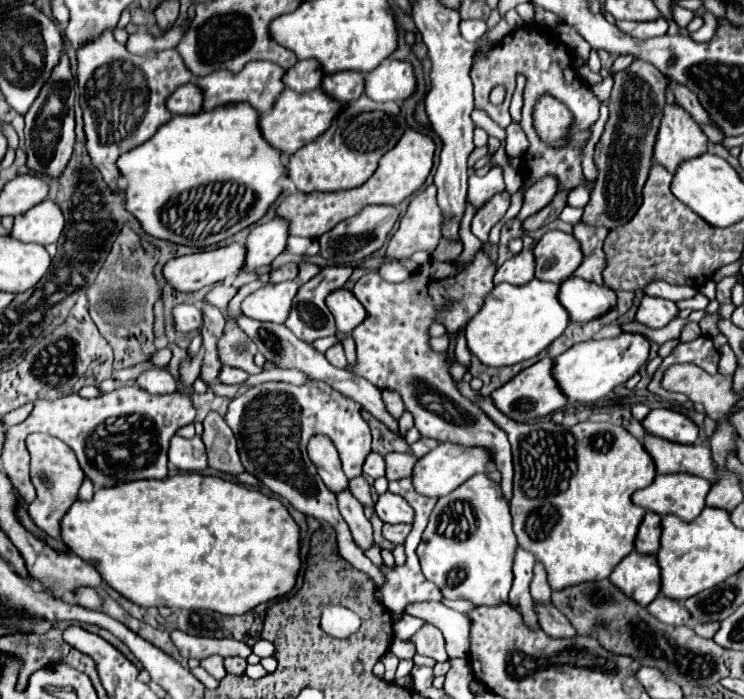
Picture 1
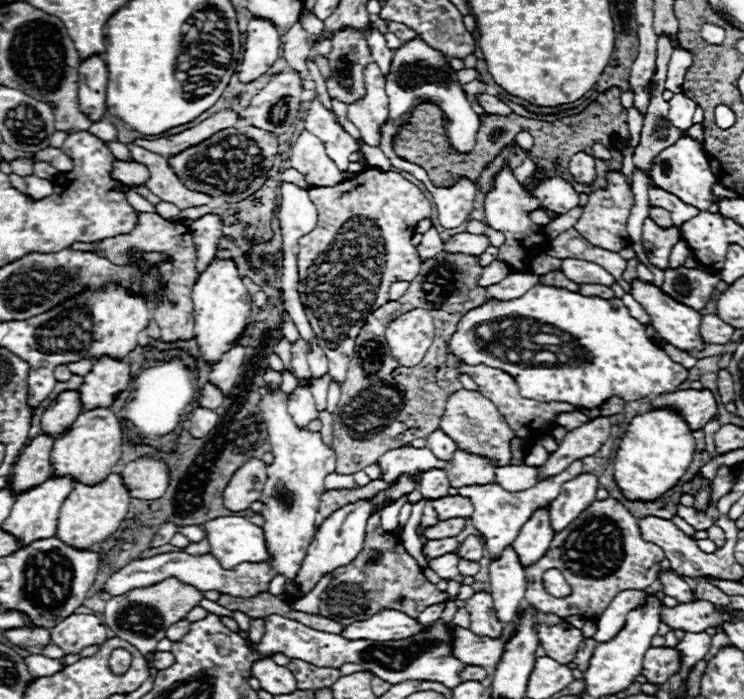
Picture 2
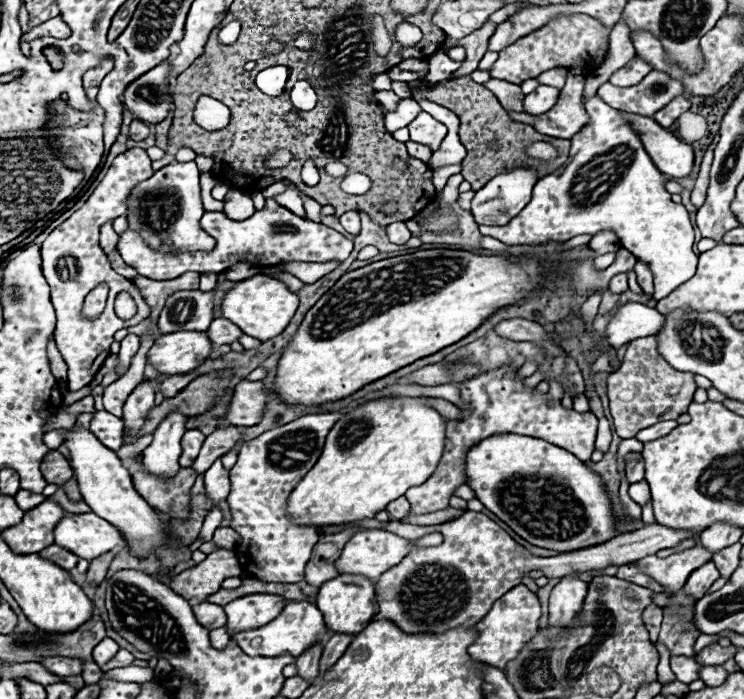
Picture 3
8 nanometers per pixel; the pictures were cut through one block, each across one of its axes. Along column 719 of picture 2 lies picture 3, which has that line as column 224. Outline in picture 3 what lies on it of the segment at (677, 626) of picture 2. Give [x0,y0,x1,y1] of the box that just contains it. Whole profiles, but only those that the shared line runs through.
[192,602,226,630]

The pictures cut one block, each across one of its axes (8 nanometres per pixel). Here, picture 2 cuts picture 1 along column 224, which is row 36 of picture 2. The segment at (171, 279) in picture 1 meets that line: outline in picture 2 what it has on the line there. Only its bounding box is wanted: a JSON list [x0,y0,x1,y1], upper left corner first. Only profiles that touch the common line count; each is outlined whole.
[235,18,280,82]

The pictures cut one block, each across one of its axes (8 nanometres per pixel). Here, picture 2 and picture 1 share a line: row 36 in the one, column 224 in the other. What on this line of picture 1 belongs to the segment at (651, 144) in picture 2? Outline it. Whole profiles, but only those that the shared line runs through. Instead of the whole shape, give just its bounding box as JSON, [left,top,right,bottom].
[224,658,246,674]

